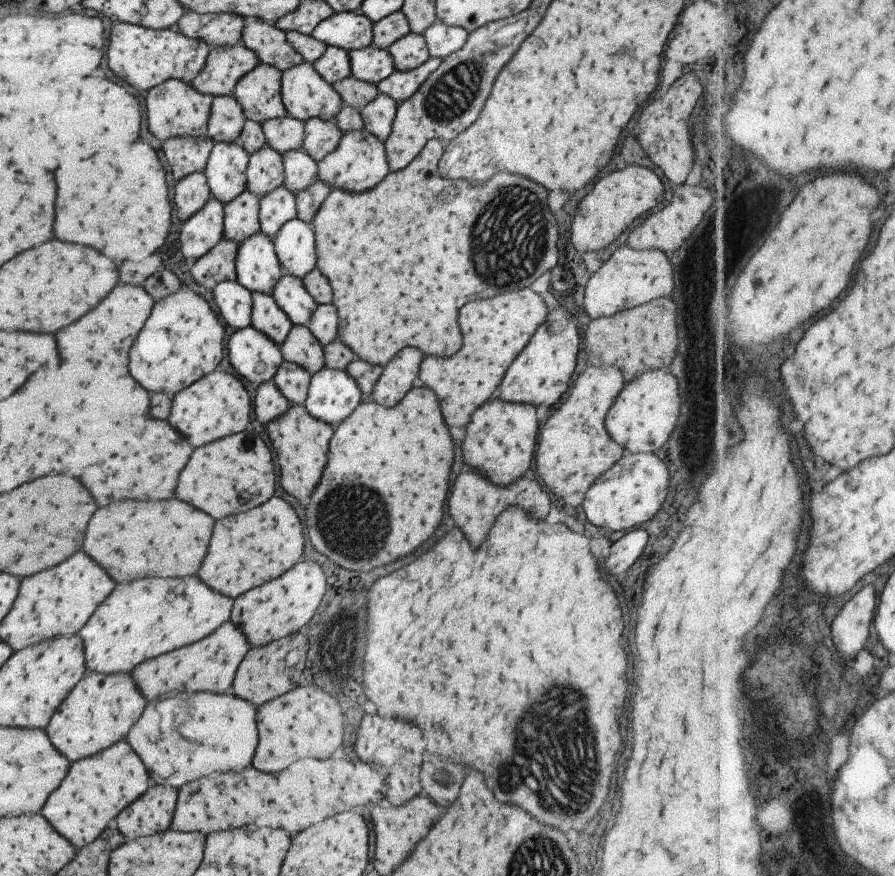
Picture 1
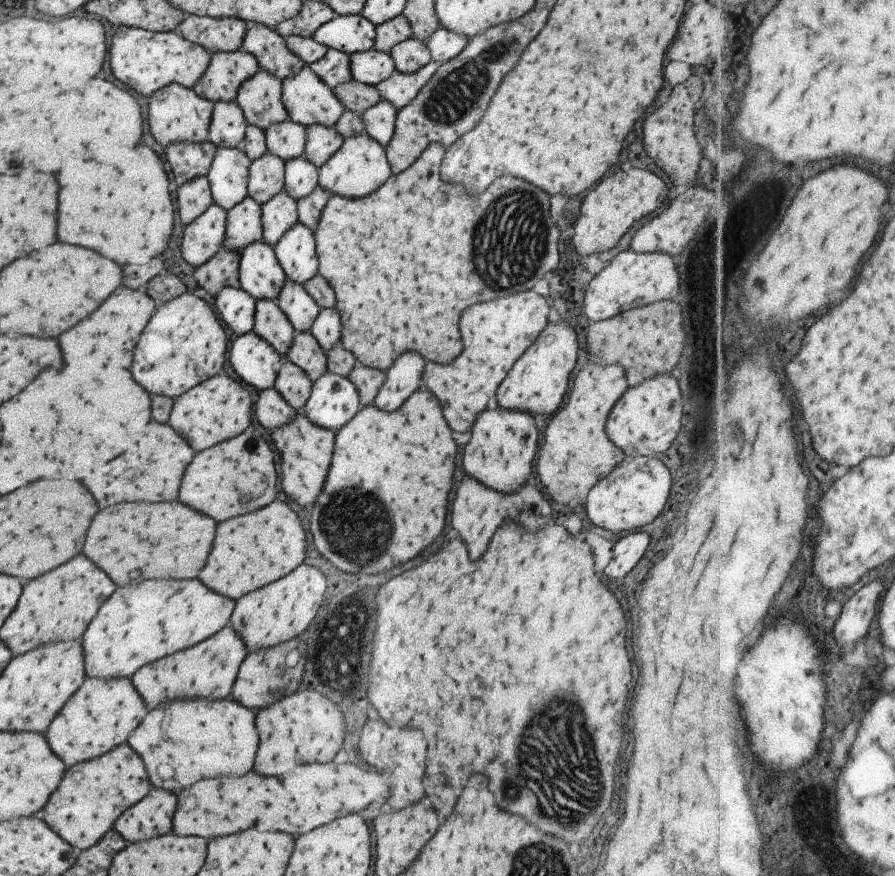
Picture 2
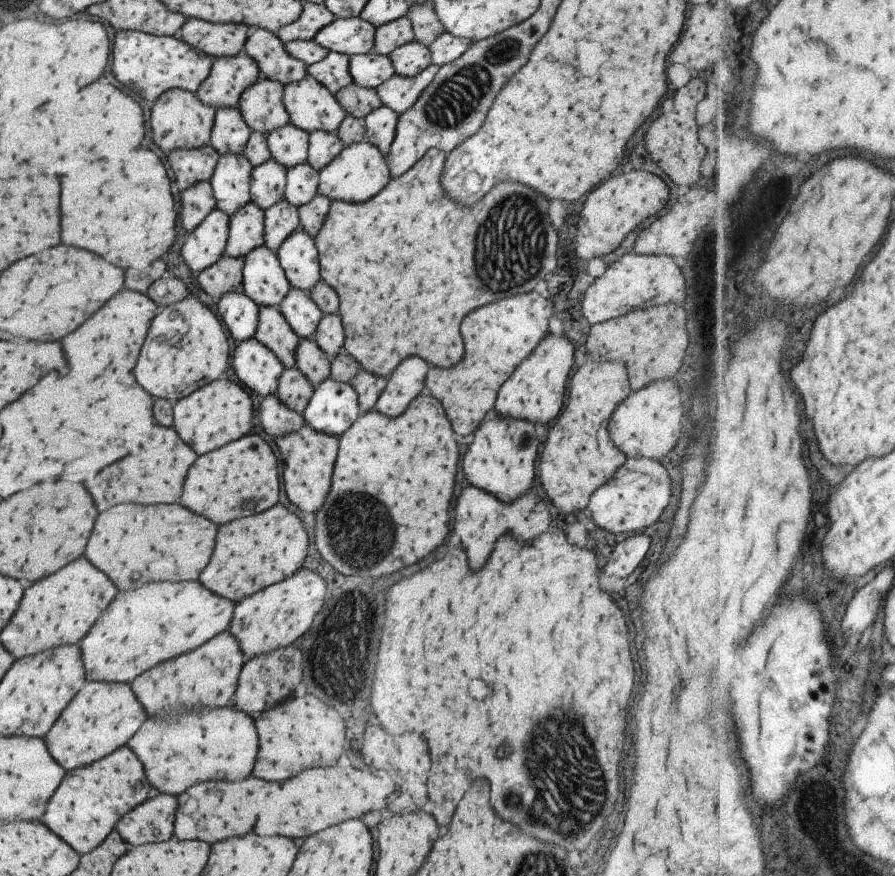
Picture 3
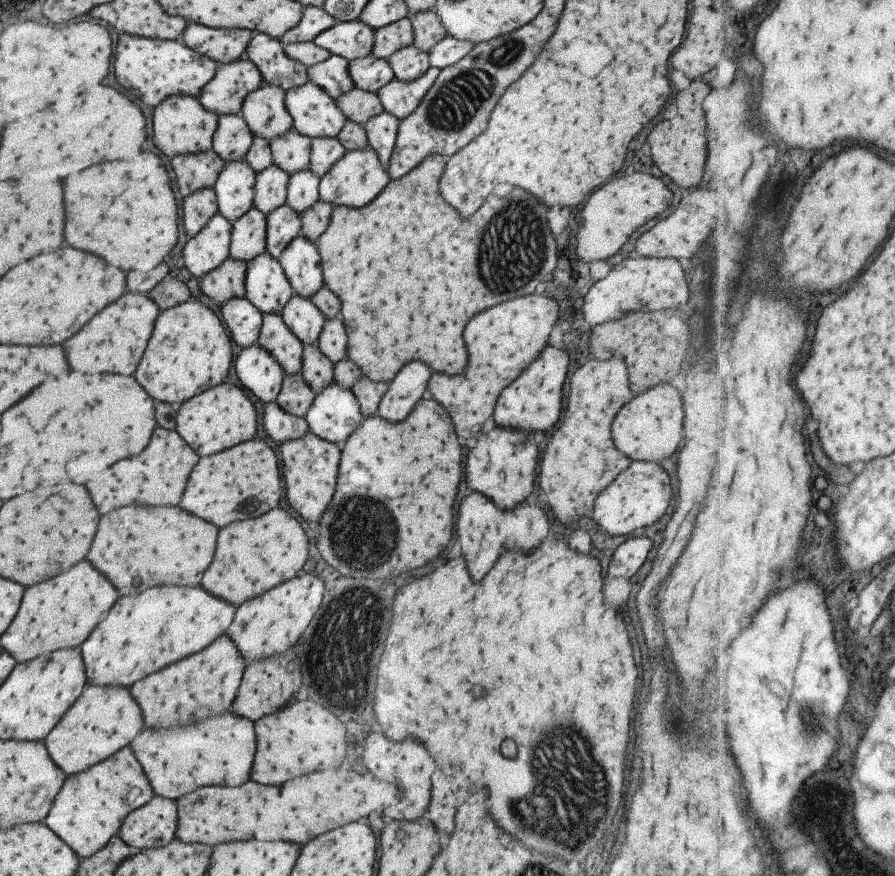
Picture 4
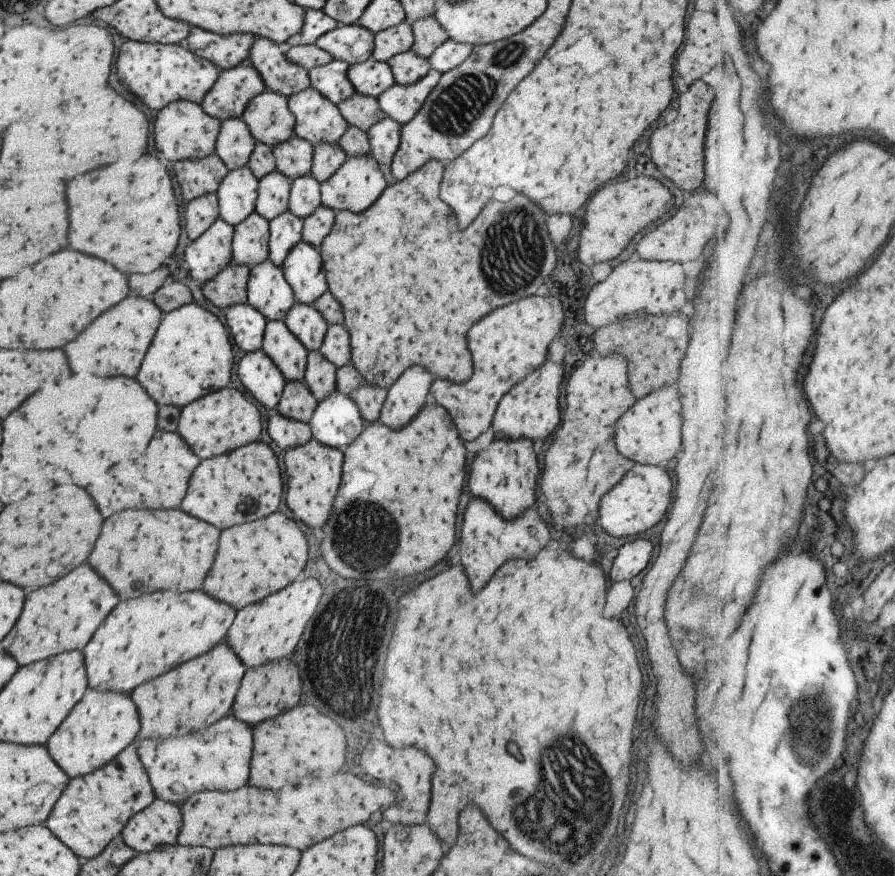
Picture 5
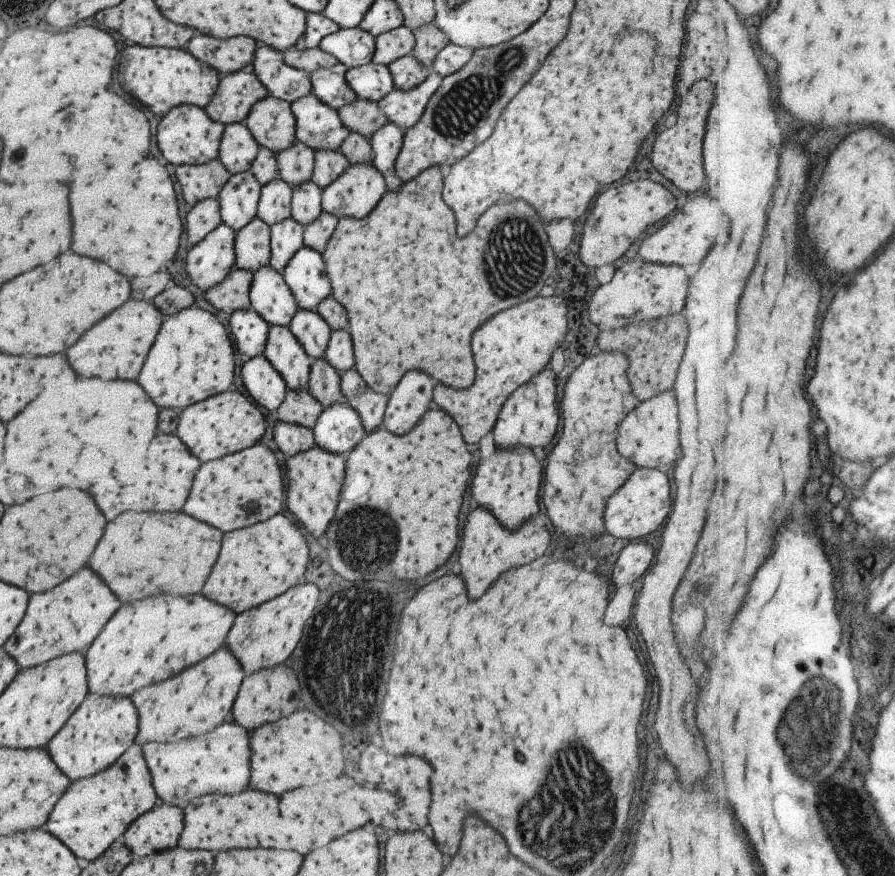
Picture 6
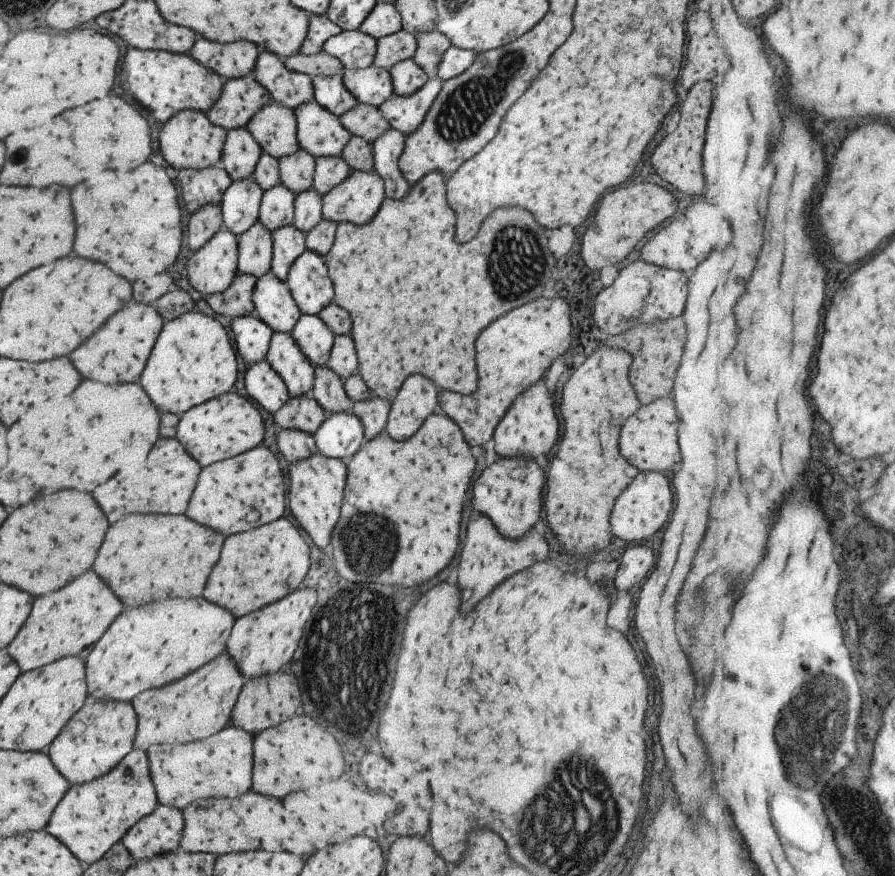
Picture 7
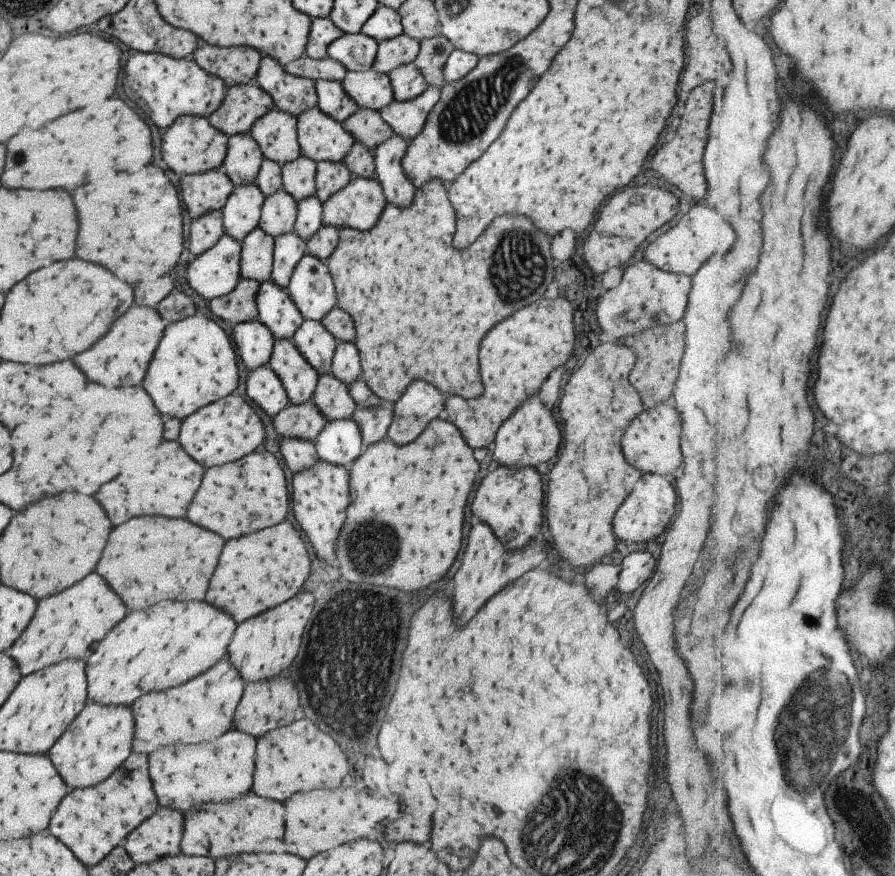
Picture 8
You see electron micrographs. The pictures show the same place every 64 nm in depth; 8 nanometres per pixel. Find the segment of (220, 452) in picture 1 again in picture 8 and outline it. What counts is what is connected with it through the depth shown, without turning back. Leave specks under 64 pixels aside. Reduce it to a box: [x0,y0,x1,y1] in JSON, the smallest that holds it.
[187,448,287,538]

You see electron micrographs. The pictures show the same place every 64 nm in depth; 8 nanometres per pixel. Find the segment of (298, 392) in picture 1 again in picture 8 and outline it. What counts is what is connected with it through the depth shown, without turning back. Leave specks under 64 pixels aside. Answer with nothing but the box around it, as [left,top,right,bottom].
[272,400,326,443]

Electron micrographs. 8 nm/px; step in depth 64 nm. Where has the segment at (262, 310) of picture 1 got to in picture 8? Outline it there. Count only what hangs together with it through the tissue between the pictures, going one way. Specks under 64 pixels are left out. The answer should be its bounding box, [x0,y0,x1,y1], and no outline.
[268,339,318,404]

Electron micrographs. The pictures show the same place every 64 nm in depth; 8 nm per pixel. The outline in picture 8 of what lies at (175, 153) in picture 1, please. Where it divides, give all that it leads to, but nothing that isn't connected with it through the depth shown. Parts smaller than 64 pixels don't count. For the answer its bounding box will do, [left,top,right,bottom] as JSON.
[179,169,233,220]

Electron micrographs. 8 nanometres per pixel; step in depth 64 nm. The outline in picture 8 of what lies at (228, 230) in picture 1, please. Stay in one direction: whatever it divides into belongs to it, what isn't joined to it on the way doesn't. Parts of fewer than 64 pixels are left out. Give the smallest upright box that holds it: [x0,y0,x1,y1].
[239,227,274,282]

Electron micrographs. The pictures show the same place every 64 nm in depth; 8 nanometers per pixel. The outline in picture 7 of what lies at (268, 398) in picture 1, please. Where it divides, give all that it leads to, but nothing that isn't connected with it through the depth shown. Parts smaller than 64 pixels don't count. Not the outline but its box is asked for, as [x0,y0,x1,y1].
[275,429,317,465]

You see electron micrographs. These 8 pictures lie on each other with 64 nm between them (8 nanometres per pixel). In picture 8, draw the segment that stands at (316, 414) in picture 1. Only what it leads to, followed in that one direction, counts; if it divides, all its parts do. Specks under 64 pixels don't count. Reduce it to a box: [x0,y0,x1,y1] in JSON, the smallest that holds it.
[313,418,364,469]

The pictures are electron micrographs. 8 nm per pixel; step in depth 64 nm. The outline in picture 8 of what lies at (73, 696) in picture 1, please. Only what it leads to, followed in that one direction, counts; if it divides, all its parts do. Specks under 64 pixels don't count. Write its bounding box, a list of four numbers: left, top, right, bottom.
[49,699,133,789]

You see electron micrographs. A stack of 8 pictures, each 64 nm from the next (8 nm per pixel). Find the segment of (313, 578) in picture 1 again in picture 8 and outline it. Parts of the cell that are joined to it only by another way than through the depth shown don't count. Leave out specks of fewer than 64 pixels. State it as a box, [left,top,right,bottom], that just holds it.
[226,590,313,683]

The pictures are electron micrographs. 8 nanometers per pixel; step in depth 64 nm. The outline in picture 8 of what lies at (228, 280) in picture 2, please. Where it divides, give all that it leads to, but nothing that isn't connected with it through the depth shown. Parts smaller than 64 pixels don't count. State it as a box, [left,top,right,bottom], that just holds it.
[209,278,260,325]

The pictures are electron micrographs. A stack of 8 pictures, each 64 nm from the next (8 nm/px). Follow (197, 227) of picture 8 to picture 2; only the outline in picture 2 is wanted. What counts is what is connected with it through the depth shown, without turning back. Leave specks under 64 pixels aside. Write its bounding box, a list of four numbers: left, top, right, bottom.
[175,177,213,226]

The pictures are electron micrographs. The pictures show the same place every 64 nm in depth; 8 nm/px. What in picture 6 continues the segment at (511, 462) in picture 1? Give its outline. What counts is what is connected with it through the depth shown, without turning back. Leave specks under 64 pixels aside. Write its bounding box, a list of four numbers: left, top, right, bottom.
[469,446,541,530]

